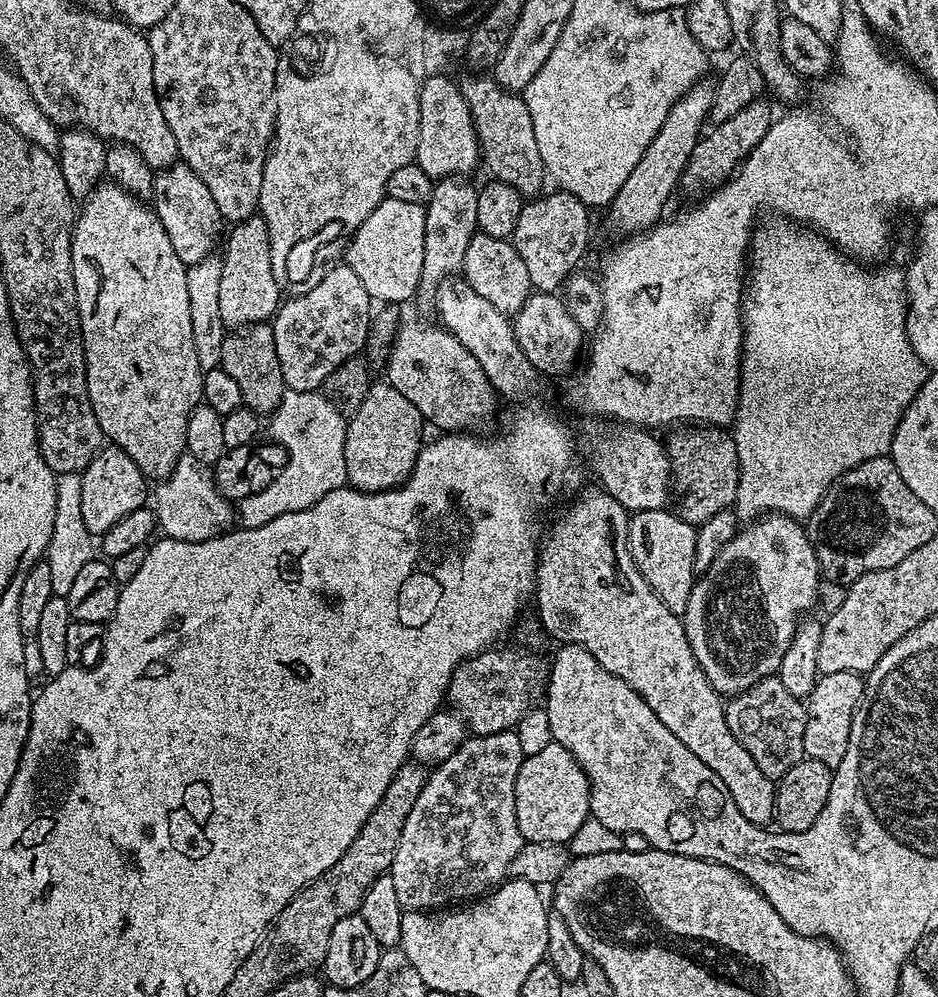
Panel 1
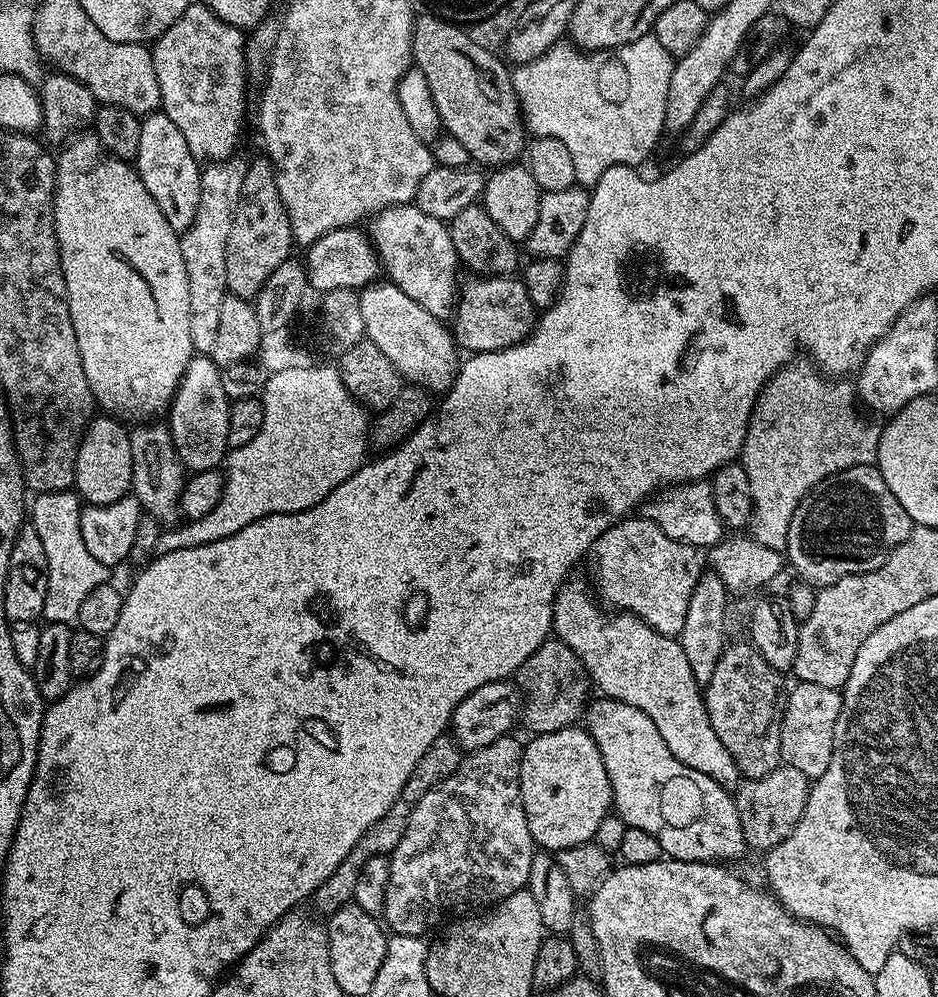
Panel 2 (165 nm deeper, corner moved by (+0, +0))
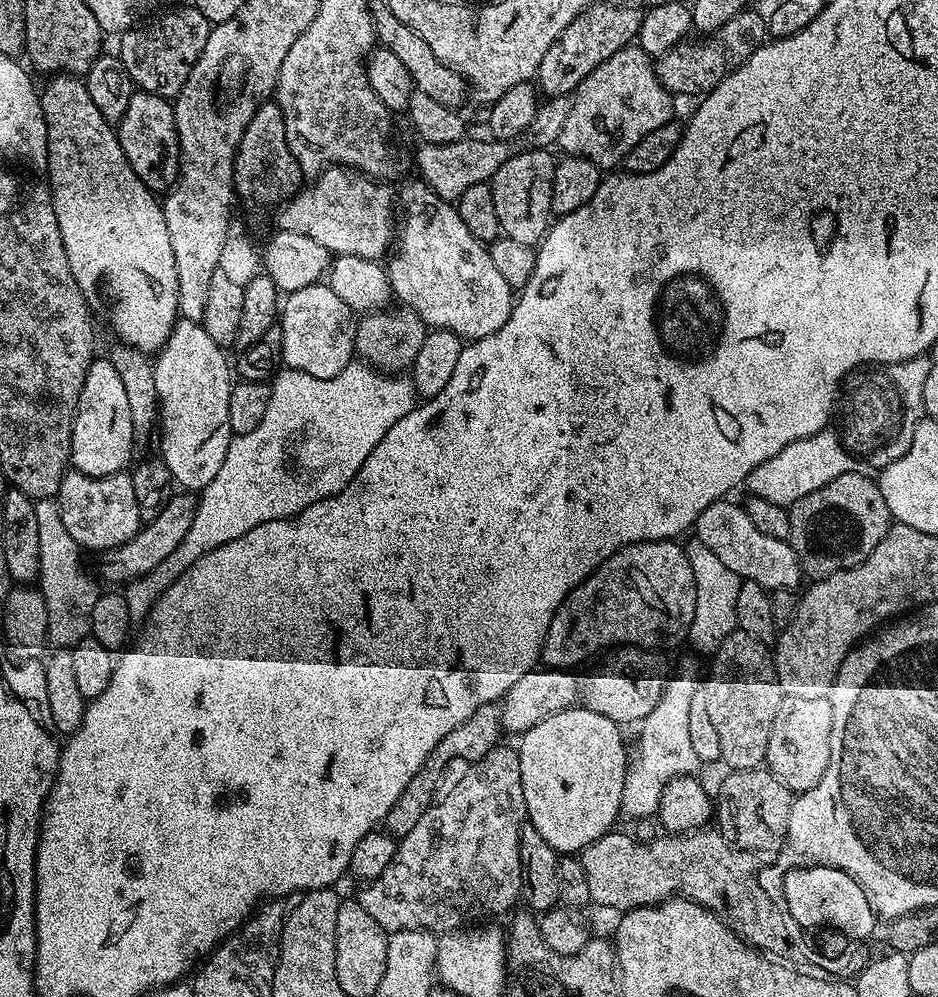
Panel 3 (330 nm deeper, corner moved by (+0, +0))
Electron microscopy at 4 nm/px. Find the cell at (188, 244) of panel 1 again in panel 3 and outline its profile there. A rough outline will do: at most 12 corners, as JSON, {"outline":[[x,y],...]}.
{"outline":[[133,91],[118,135],[151,192],[174,183],[175,107]]}

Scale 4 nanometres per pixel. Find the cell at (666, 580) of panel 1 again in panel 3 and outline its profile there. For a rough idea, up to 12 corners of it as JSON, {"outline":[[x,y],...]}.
{"outline":[[676,540],[625,544],[568,595],[540,649],[572,670],[611,644],[688,636]]}

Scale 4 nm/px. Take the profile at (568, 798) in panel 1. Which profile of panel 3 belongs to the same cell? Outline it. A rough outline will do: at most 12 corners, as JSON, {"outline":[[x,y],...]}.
{"outline":[[573,706],[519,737],[527,823],[557,854],[613,831],[621,725]]}

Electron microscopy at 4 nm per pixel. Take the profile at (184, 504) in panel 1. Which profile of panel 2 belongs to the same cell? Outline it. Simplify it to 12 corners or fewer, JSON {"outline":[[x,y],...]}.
{"outline":[[169,425],[129,431],[131,491],[177,519],[186,469]]}

